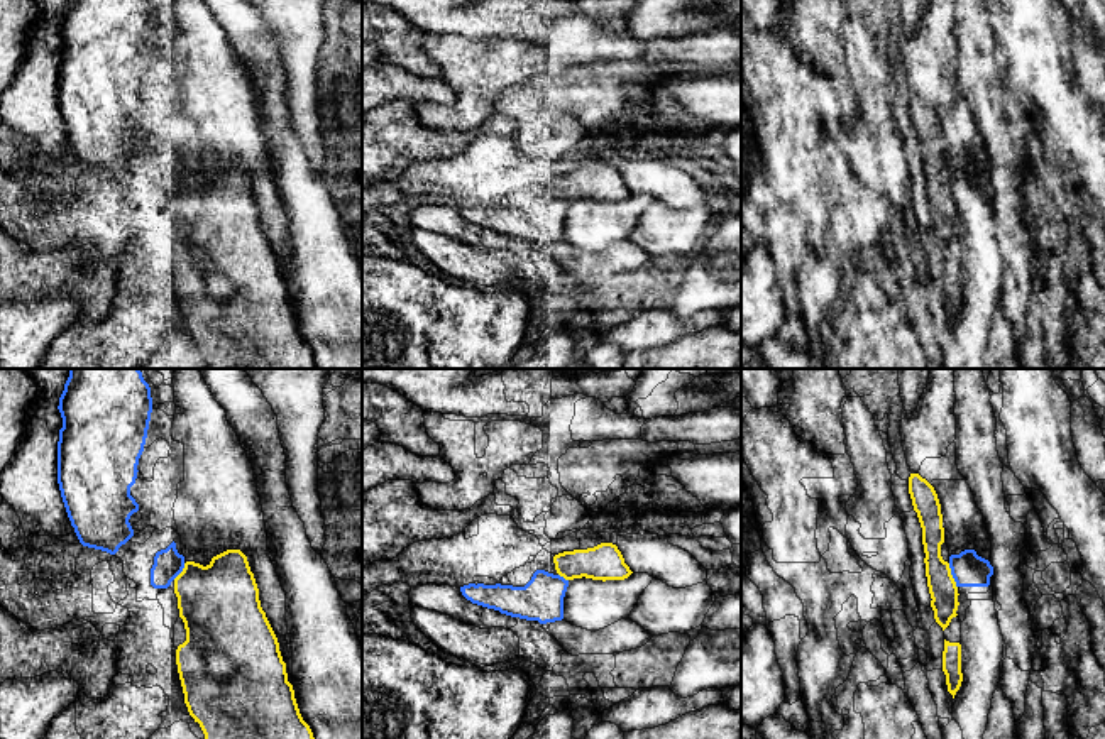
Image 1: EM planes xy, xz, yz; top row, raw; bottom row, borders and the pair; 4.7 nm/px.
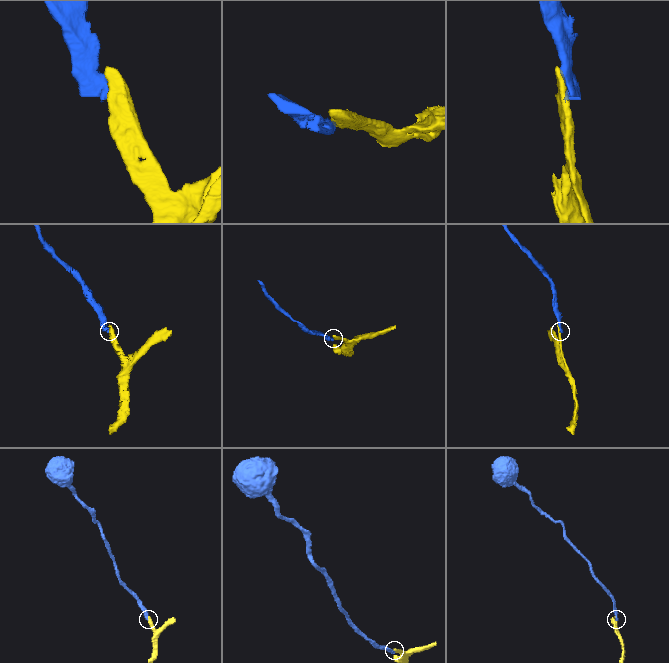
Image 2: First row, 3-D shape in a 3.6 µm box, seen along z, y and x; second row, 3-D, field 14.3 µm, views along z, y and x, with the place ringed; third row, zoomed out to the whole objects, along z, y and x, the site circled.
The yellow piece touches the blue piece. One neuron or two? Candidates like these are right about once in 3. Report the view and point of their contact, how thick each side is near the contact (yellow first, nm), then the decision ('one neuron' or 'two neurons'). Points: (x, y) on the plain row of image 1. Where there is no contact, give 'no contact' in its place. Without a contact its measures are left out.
yz (951, 197) | 130/160 nm | two neurons

